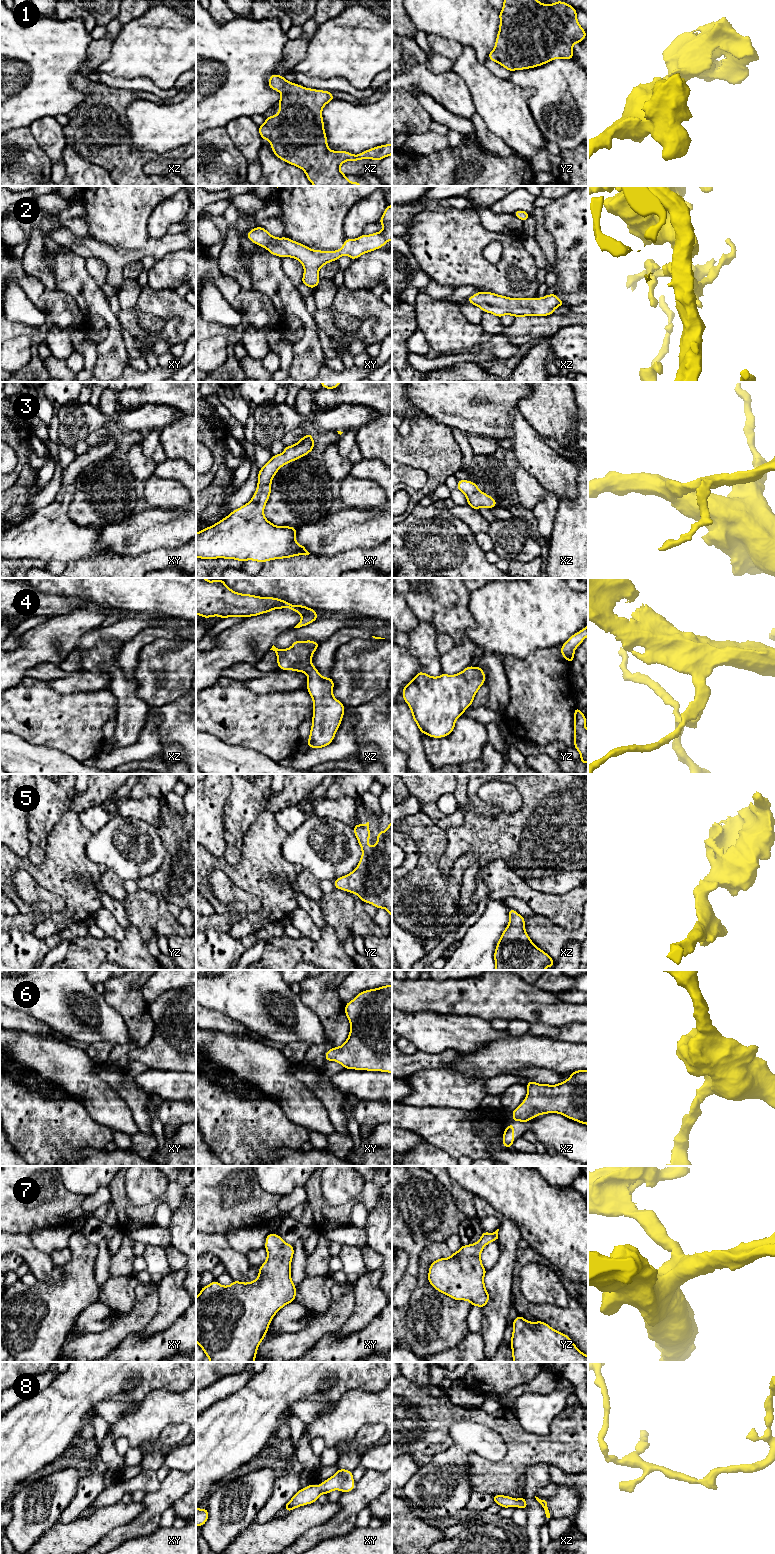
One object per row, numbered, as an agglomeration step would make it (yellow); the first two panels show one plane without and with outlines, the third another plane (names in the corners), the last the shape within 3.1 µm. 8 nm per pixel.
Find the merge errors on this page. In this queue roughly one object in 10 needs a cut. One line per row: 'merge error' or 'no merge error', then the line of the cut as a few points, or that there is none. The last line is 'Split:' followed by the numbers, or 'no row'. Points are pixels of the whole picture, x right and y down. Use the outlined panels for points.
1: no merge error | no cut
2: no merge error | no cut
3: no merge error | no cut
4: no merge error | no cut
5: no merge error | no cut
6: no merge error | no cut
7: no merge error | no cut
8: no merge error | no cut
Split: no row

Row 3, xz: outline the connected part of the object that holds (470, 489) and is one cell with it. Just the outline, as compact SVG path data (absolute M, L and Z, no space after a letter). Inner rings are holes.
M458 480L458 490L462 491L467 499L467 504L477 510L480 507L491 509L497 505L496 500L478 489L478 485L468 480Z

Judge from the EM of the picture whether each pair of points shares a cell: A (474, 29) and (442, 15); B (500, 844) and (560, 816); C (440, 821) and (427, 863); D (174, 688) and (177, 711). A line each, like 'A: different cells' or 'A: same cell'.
A: same cell
B: same cell
C: different cells
D: different cells

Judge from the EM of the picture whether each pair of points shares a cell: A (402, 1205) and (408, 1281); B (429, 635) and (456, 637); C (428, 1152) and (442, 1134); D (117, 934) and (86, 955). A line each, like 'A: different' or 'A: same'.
A: same
B: different
C: different
D: different

